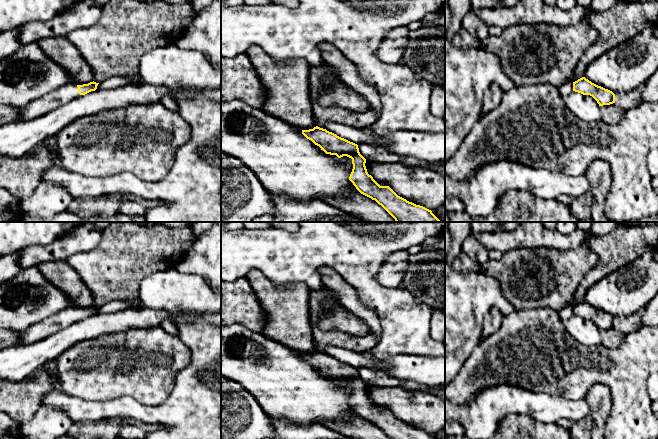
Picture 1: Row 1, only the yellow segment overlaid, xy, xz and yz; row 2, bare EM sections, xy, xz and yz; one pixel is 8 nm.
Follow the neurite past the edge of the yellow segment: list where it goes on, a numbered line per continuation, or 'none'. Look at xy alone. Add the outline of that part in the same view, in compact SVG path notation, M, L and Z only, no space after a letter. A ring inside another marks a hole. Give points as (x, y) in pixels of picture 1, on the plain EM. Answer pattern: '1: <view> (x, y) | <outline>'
1: xy (63, 319) | M71 306L21 332L15 344L31 344L79 321L77 308Z

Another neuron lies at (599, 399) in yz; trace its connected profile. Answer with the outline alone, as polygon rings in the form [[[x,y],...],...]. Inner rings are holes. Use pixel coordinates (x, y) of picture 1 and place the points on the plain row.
[[[595,384],[589,389],[585,399],[590,409],[589,417],[593,421],[591,439],[605,439],[605,421],[612,404],[610,389],[605,384]]]

